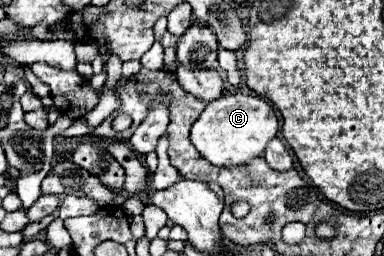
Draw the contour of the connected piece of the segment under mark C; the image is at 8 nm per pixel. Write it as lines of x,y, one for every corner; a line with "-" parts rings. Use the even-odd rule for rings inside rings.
224,94
214,102
206,104
204,112
192,126
190,140
196,150
214,166
230,168
230,166
244,166
254,158
262,158
268,142
278,132
278,118
272,106
250,94

